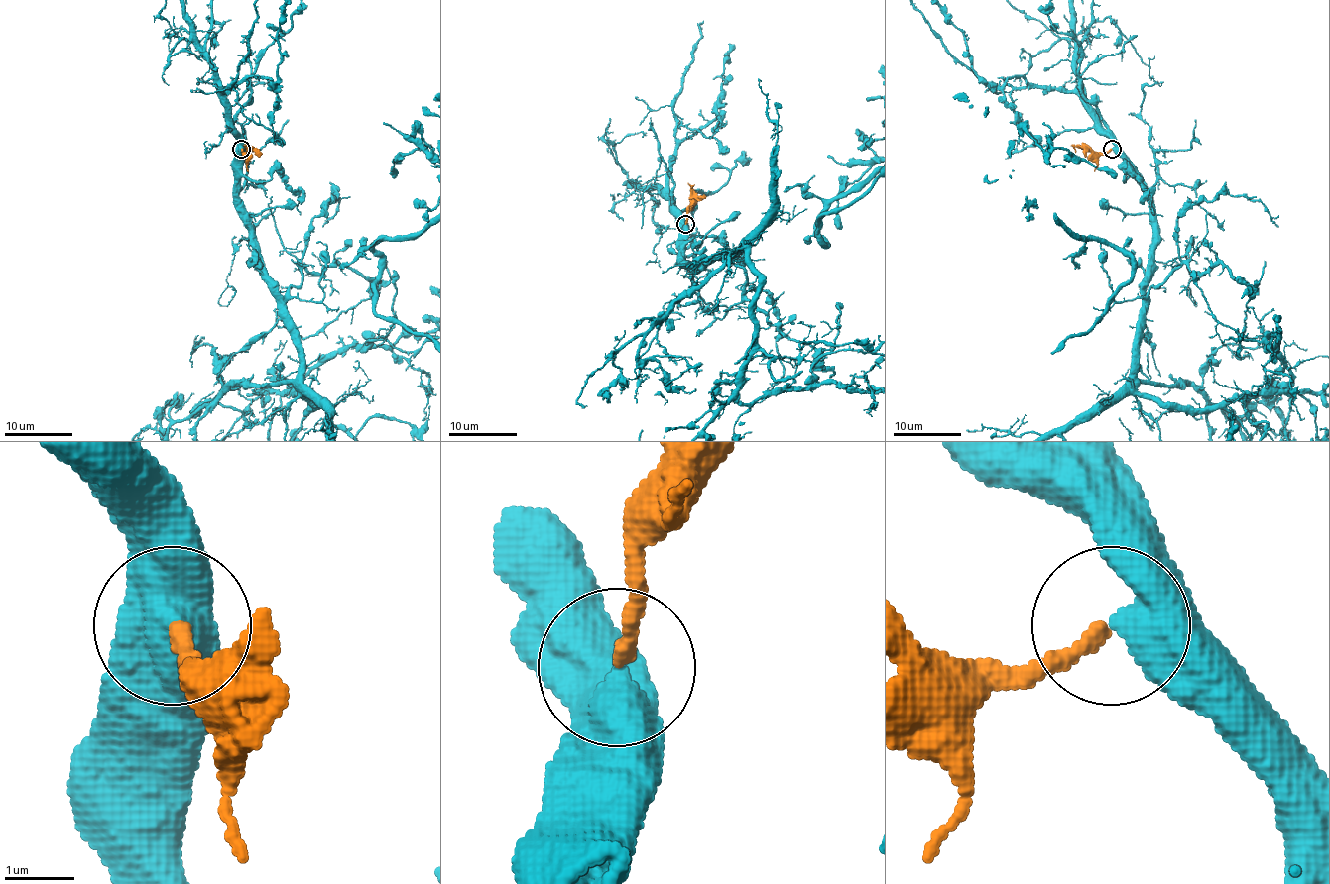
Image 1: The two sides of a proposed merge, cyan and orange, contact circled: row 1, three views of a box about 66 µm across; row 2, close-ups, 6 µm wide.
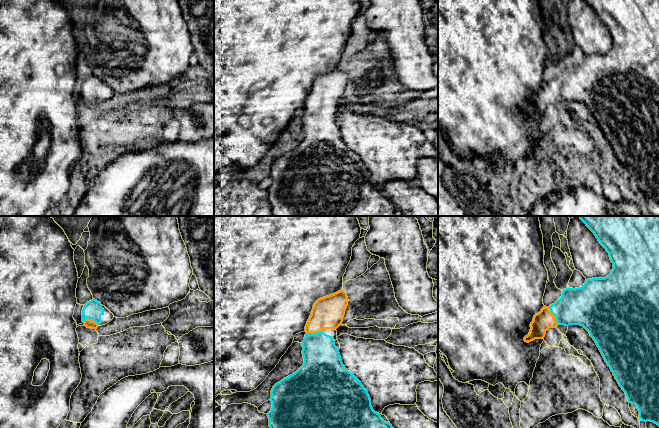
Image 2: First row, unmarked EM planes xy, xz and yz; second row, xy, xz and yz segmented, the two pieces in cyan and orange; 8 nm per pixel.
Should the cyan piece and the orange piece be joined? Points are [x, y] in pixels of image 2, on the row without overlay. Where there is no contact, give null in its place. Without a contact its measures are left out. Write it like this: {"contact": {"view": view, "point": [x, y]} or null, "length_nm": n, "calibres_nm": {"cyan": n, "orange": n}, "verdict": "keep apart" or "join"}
{"contact": {"view": "xz", "point": [314, 109]}, "length_nm": 140, "calibres_nm": {"cyan": 300, "orange": 260}, "verdict": "join"}

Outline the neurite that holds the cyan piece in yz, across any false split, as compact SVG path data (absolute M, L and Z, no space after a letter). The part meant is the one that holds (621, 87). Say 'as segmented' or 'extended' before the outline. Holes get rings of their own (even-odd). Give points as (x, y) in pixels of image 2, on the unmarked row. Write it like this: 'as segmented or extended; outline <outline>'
extended; outline M586 0L586 2L609 29L613 39L611 49L605 54L587 55L582 63L564 65L560 75L549 83L544 82L539 89L534 91L530 108L524 113L524 117L529 119L535 115L544 115L546 107L549 104L557 104L558 101L583 102L595 117L619 162L625 168L628 178L637 182L639 194L644 198L650 197L659 202L659 0Z

